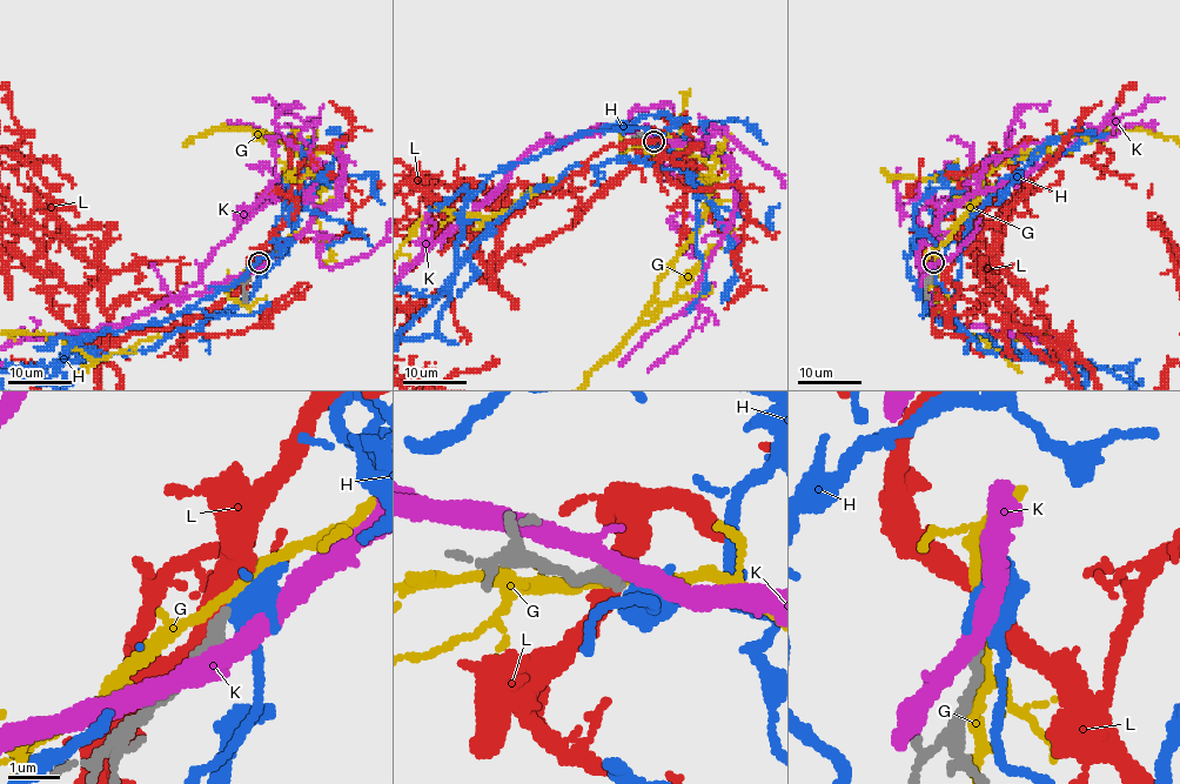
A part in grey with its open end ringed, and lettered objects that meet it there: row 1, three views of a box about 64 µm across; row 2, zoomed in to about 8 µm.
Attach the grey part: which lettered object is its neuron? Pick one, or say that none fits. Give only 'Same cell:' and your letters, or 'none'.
Same cell: none

